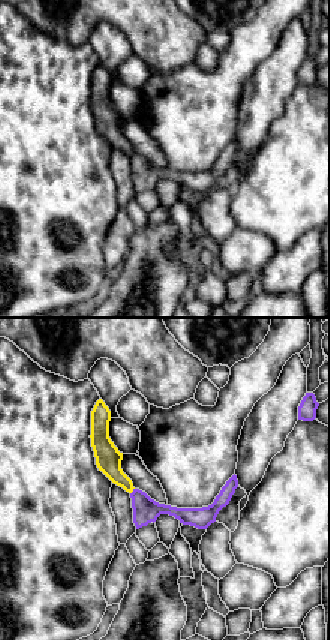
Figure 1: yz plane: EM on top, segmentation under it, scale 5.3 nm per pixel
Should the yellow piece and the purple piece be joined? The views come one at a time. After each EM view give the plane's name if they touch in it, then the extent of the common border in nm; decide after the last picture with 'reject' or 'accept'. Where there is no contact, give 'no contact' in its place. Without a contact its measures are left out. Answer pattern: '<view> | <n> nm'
yz | 40 nm

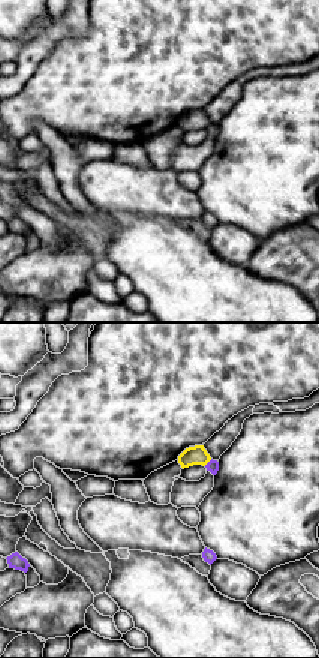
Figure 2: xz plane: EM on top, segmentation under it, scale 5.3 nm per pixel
xz | 60 nm

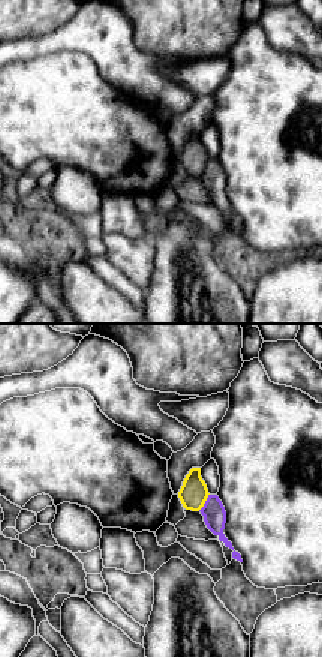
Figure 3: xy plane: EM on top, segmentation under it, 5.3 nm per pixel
xy | 110 nm

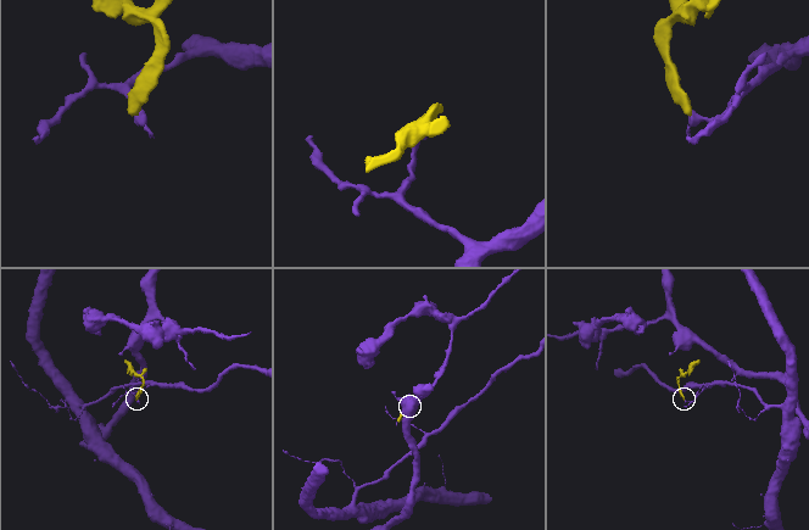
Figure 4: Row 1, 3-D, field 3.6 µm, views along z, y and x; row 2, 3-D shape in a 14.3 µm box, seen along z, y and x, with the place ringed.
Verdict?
reject

